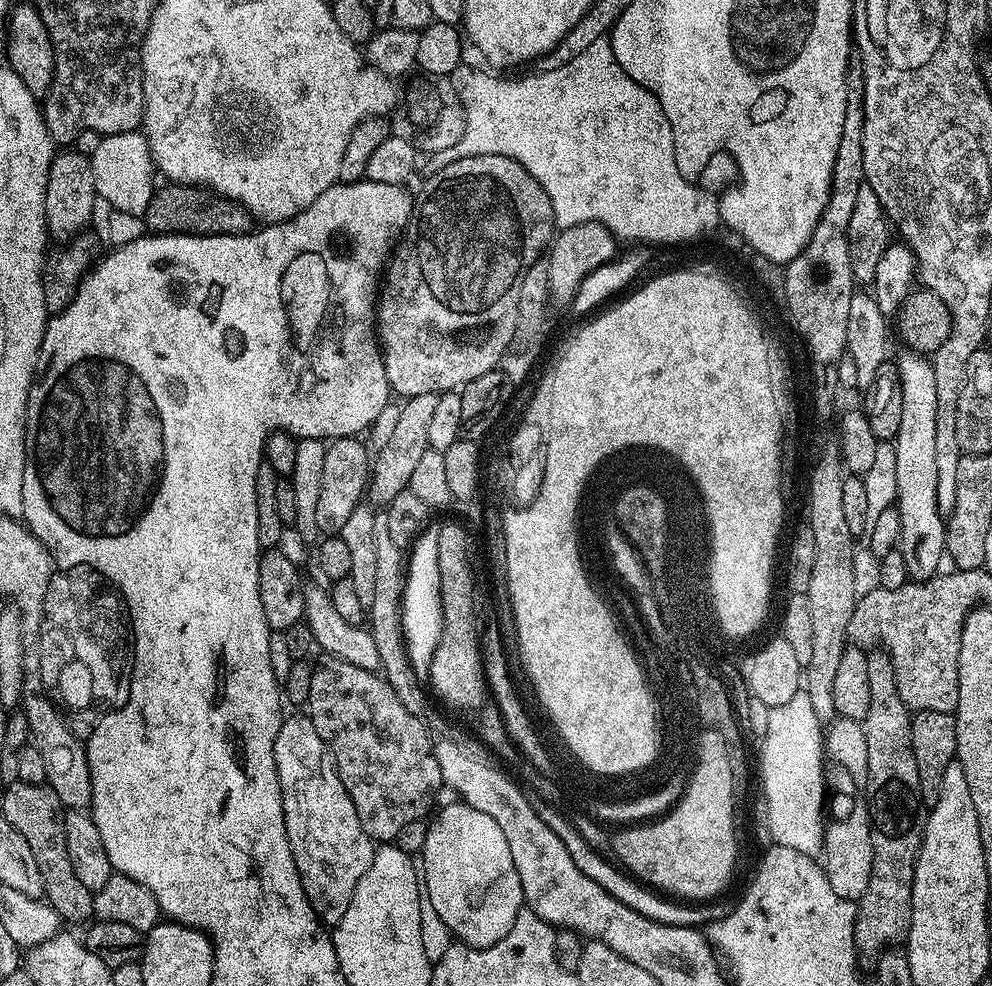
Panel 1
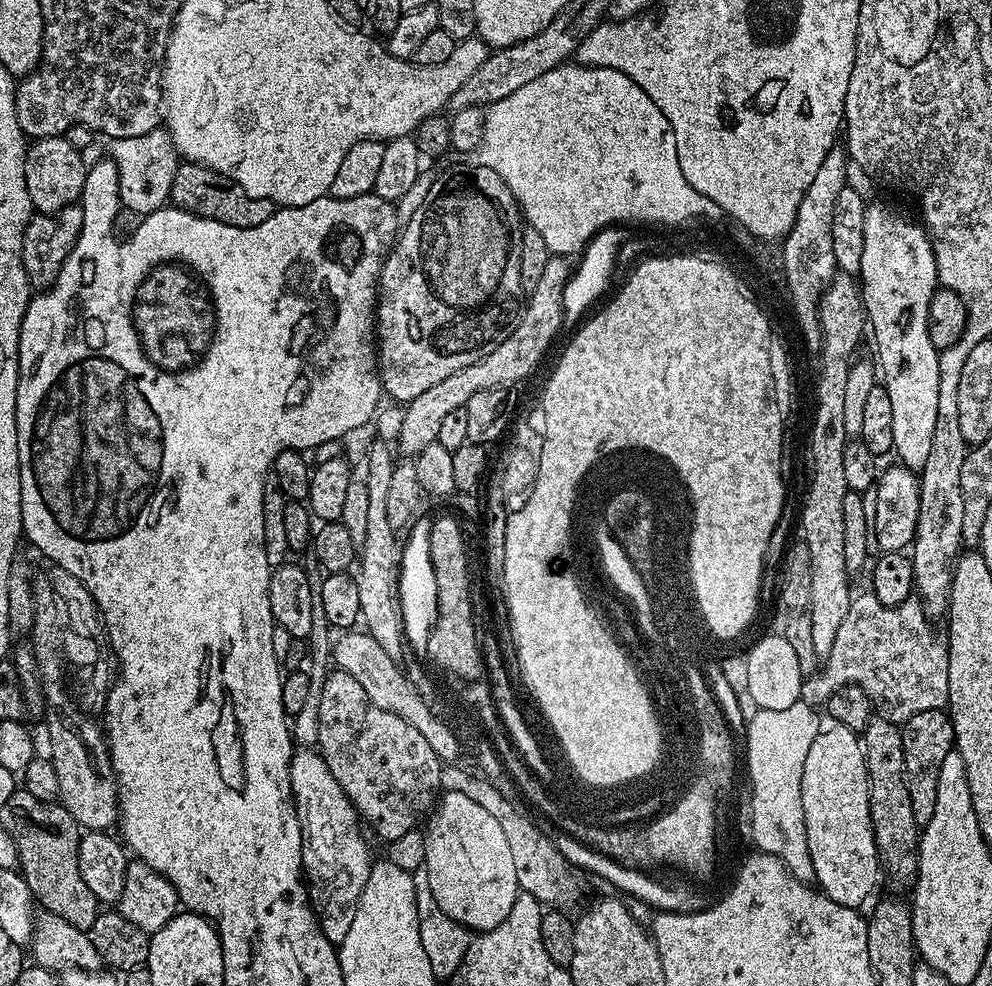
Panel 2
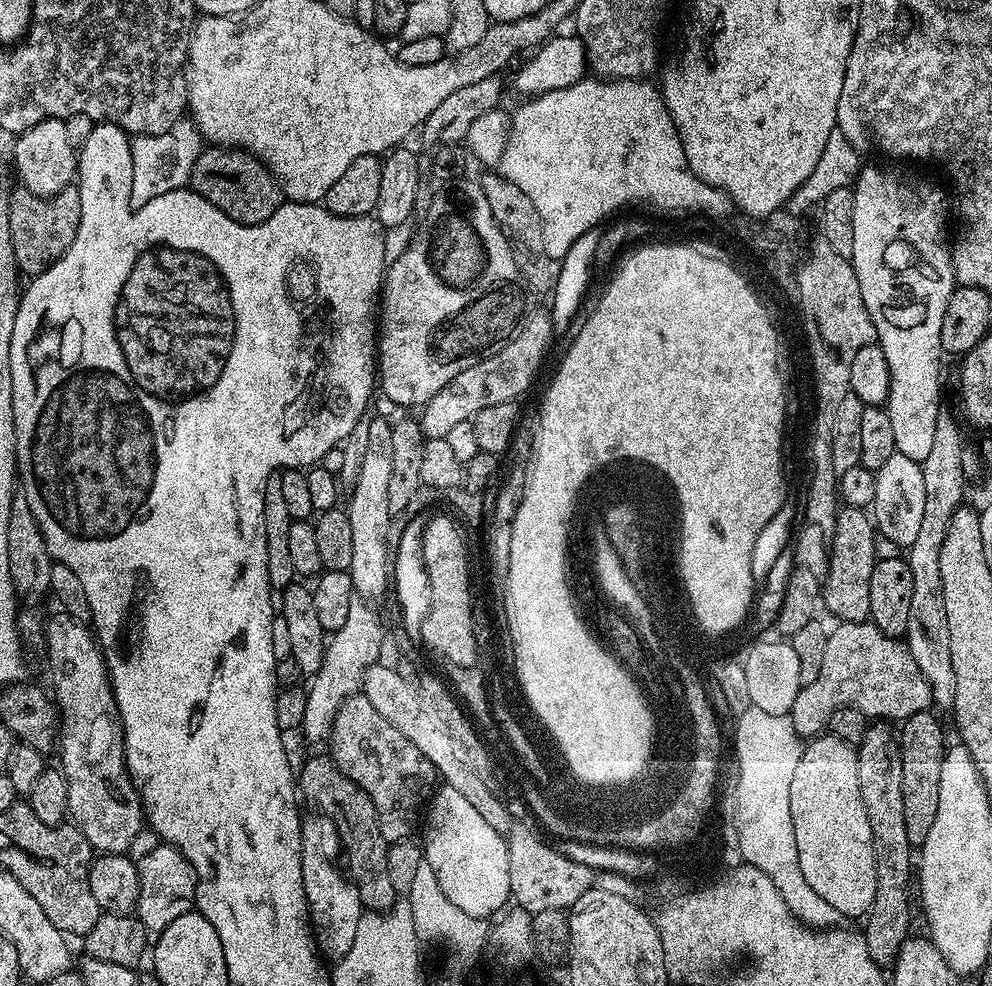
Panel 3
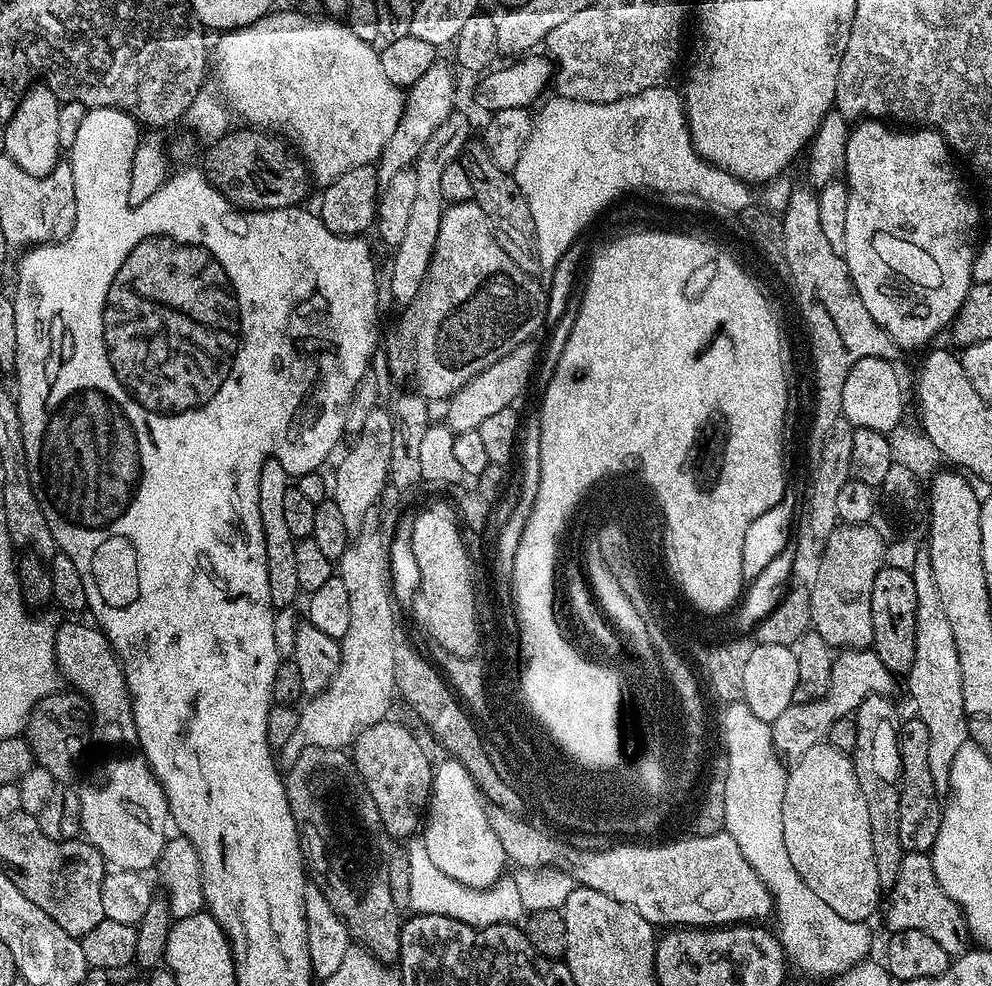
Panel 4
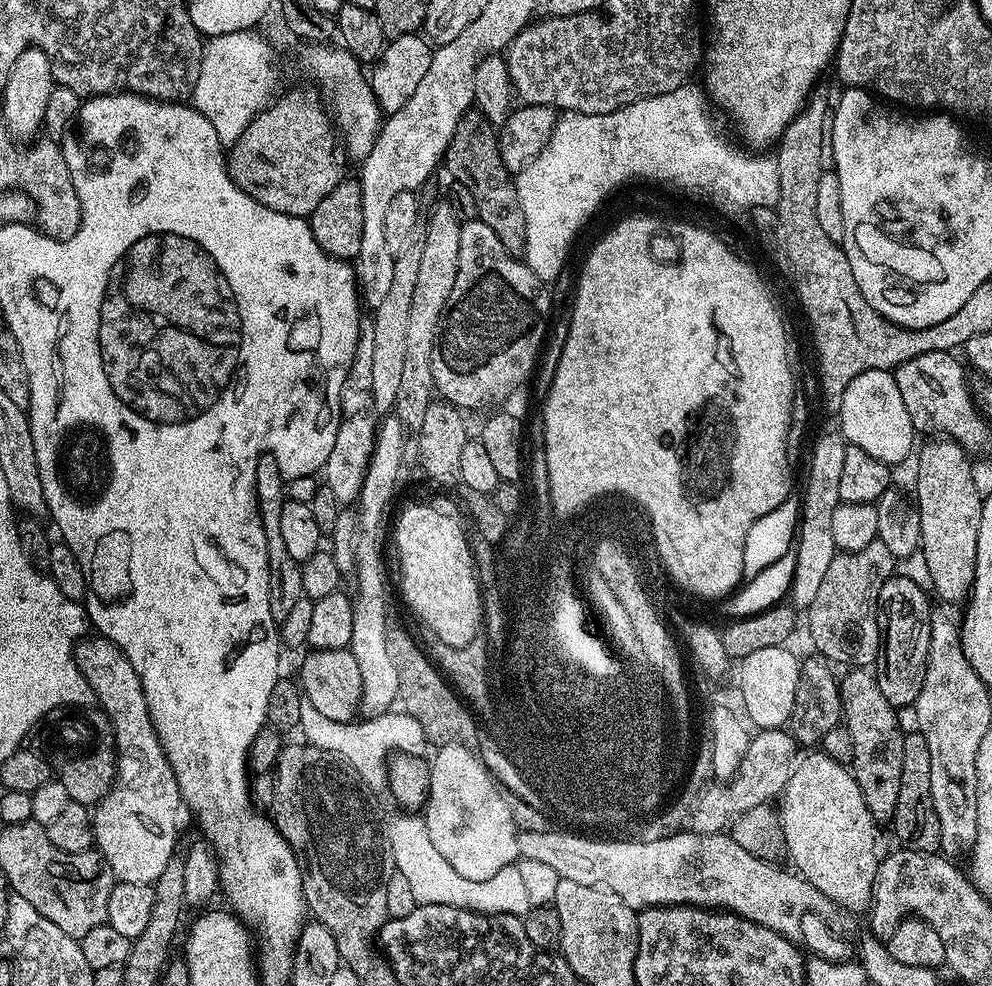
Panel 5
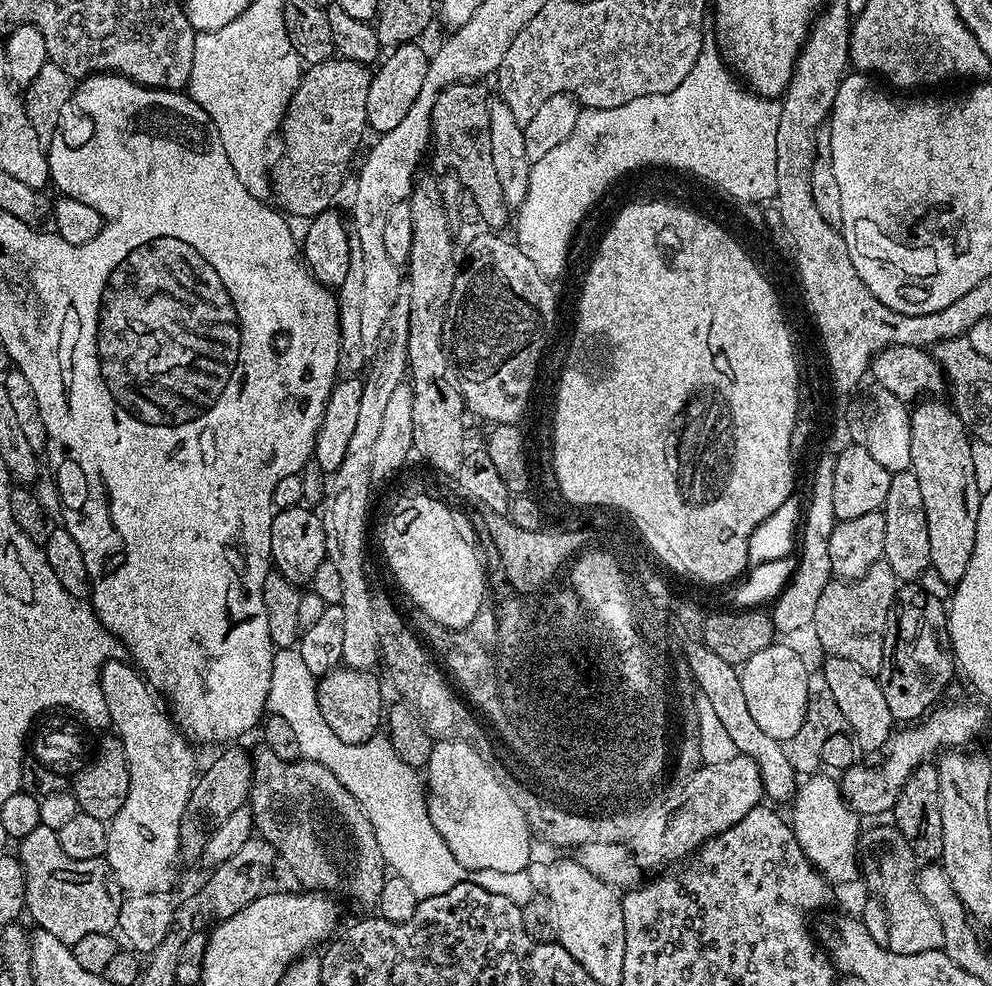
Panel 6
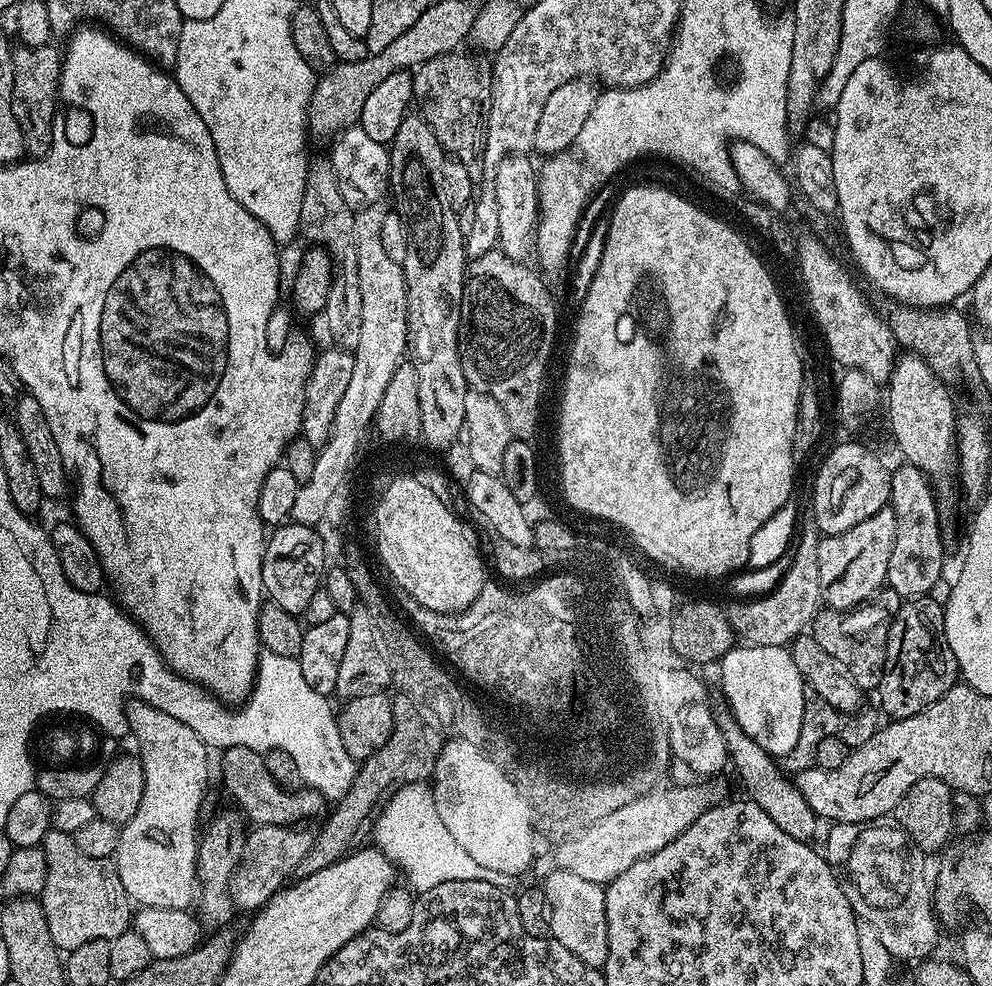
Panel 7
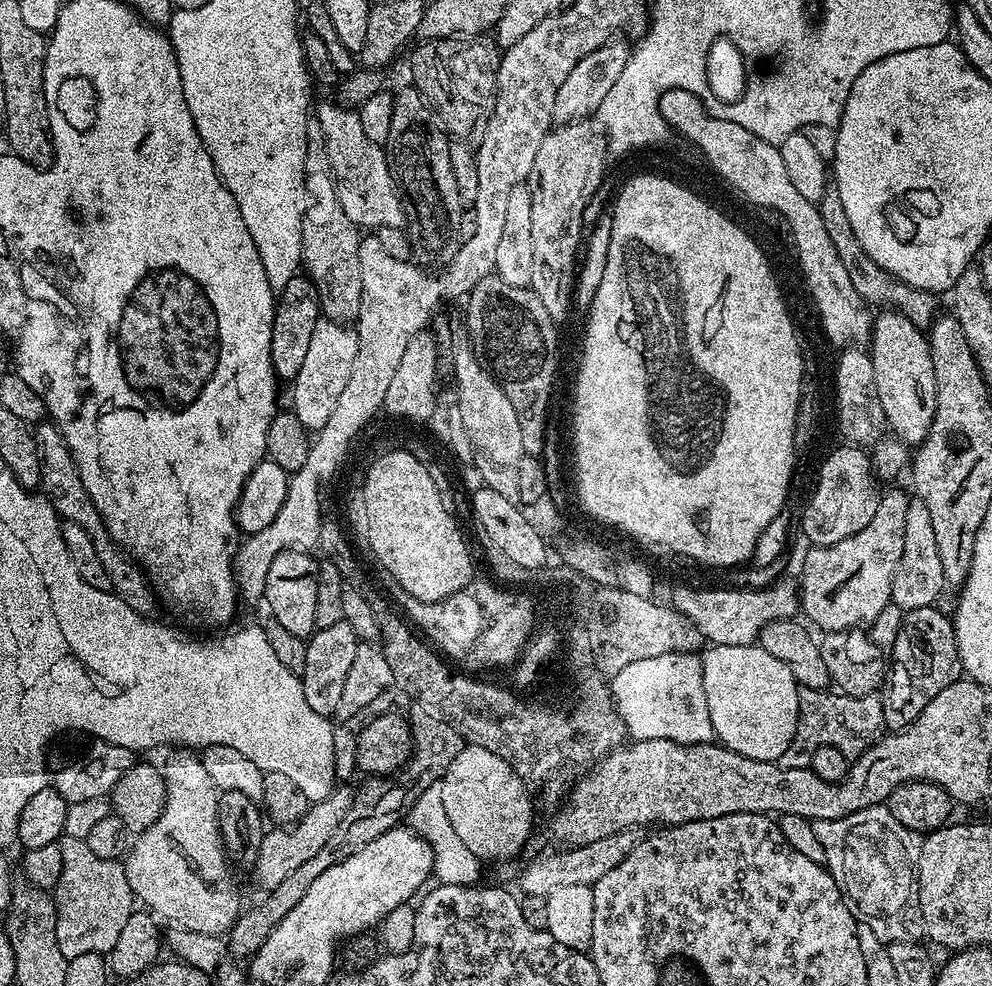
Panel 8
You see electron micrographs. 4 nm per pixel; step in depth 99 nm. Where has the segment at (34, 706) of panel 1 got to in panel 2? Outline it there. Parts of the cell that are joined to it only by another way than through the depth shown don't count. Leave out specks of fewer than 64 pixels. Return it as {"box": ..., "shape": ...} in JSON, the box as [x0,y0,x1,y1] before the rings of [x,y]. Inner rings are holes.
{"box":[47,720,120,832],"shape":[[[64,720],[47,721],[48,740],[52,743],[50,759],[54,766],[54,774],[58,774],[58,802],[72,817],[76,823],[83,826],[89,832],[102,832],[109,826],[115,825],[120,815],[120,805],[116,798],[116,776],[112,772],[112,764],[108,761],[108,745],[103,735],[97,734],[92,740],[92,756],[88,753],[88,744],[67,724]]]}

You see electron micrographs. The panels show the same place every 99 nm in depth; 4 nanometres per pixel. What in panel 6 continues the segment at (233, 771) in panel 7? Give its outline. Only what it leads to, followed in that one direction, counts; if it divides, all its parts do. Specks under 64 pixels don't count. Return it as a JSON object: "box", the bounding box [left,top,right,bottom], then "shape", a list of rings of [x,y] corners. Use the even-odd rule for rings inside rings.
{"box":[250,746,386,906],"shape":[[[260,746],[252,757],[252,790],[250,805],[255,820],[255,831],[276,848],[276,855],[290,871],[296,875],[301,889],[331,894],[333,897],[345,896],[356,904],[376,906],[386,879],[386,865],[382,850],[378,850],[378,838],[366,810],[334,778],[326,766],[313,760],[299,758],[283,761],[278,754],[265,746]]]}

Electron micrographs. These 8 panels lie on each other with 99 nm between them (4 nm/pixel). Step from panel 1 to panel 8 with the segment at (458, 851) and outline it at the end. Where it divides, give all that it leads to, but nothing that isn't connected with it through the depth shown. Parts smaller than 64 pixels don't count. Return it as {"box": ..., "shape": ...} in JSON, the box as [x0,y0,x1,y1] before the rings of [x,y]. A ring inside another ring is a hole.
{"box":[439,746,534,861],"shape":[[[465,746],[450,763],[439,786],[450,826],[481,861],[504,860],[523,850],[528,835],[534,832],[530,793],[501,756],[485,748]]]}

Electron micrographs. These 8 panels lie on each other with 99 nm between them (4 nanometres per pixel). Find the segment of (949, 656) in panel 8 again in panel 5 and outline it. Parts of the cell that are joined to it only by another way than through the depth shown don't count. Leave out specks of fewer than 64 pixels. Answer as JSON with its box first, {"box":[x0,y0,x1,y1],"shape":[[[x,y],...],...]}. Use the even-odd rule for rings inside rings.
{"box":[874,574,934,710],"shape":[[[893,574],[882,586],[882,594],[878,594],[878,612],[880,613],[880,654],[874,665],[874,675],[883,697],[890,702],[890,706],[897,710],[911,709],[915,705],[918,694],[922,690],[922,678],[926,678],[926,662],[930,654],[930,626],[934,609],[928,601],[926,593],[920,589],[916,580],[908,576]]]}

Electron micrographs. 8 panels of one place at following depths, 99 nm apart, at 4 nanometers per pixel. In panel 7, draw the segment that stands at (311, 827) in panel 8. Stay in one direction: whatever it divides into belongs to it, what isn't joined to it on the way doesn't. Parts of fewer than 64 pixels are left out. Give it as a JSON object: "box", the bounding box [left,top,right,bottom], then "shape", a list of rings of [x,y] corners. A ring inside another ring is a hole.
{"box":[232,825,313,914],"shape":[[[259,825],[248,832],[242,858],[232,875],[232,899],[235,907],[247,914],[255,913],[268,903],[271,896],[289,883],[288,875],[296,872],[297,864],[312,848],[313,833],[301,825],[274,827]]]}

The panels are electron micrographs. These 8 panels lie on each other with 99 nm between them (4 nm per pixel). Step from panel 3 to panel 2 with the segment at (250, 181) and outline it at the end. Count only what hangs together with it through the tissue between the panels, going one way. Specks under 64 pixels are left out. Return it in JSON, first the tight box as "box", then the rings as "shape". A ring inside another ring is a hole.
{"box":[170,162,274,228],"shape":[[[187,162],[181,163],[174,174],[170,200],[175,207],[184,208],[187,212],[194,212],[198,216],[220,220],[226,226],[239,228],[262,226],[262,222],[266,222],[266,218],[270,218],[274,211],[274,205],[269,200],[255,200],[253,196],[246,194],[246,190],[242,190],[242,186],[238,186],[222,173],[210,170],[201,164]]]}

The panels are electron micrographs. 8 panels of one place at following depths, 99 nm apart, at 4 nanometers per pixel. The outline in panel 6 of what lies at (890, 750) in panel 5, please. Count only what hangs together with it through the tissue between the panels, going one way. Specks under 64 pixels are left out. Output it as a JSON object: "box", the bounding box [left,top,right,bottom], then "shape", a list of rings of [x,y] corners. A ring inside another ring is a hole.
{"box":[822,656,896,753],"shape":[[[828,656],[825,661],[822,665],[824,681],[834,697],[834,702],[838,705],[838,710],[841,710],[842,716],[846,718],[849,731],[854,735],[857,749],[861,753],[879,753],[888,743],[896,721],[890,714],[890,706],[883,697],[877,677],[862,671],[854,662],[849,662],[846,658]]]}

